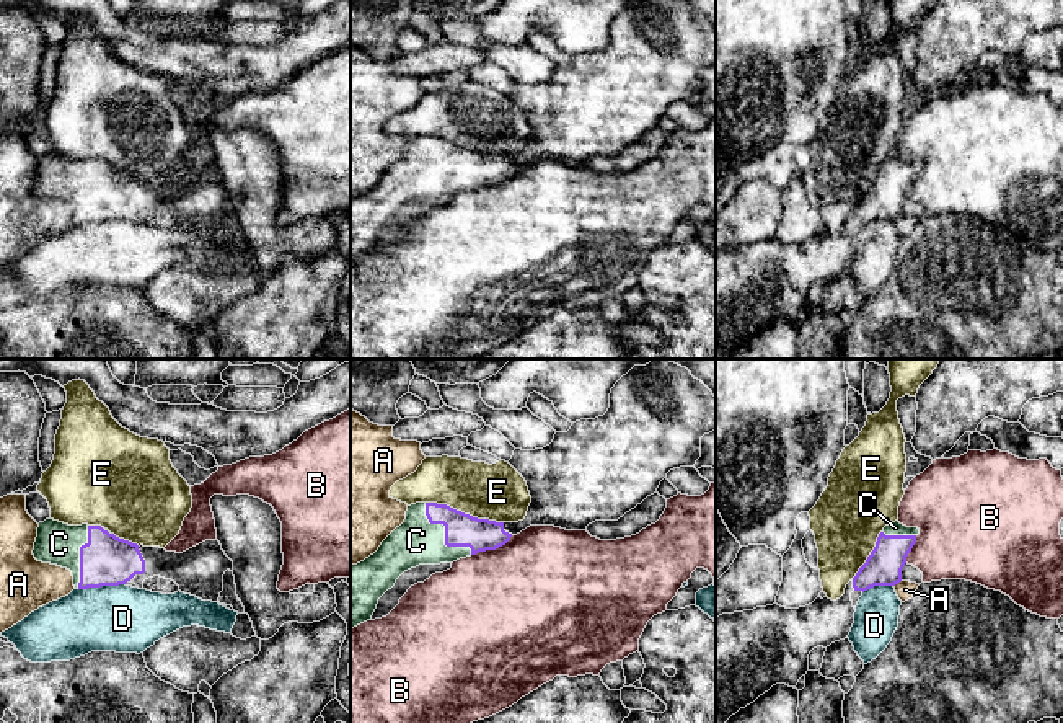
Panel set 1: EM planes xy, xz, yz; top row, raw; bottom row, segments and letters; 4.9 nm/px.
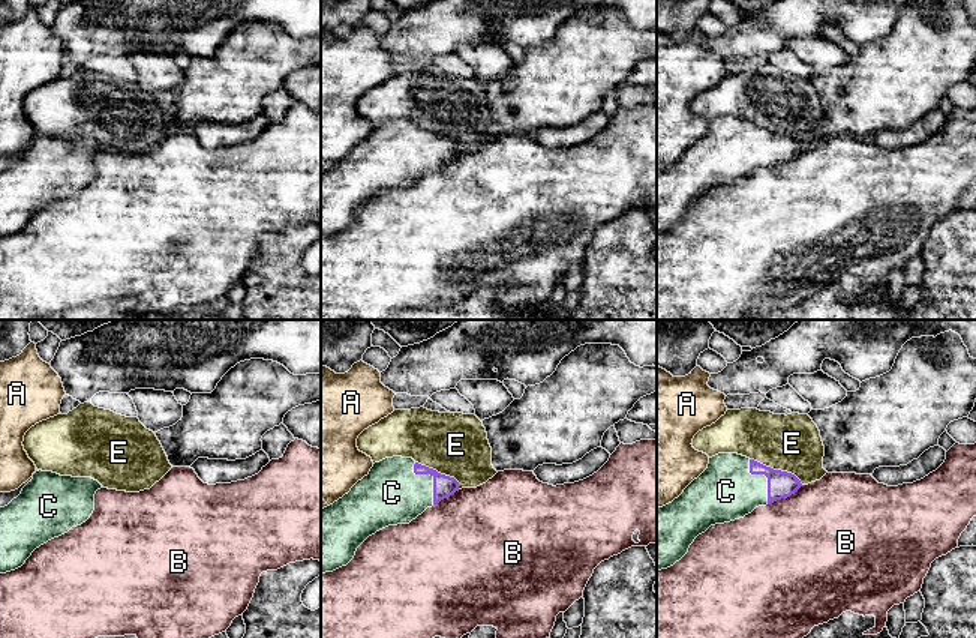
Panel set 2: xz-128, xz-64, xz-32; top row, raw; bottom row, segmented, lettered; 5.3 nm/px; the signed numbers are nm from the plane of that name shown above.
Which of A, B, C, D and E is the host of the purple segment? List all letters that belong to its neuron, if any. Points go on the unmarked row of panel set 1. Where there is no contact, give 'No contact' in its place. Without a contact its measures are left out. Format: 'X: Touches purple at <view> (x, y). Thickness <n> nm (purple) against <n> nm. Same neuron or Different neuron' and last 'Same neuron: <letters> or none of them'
A: Touches purple at yz (897, 217). Thickness 180 nm (purple) against 90 nm. Different neuron
B: Touches purple at xz (491, 183). Thickness 160 nm (purple) against 500 nm. Different neuron
C: Touches purple at xz (445, 168). Thickness 160 nm (purple) against 220 nm. Same neuron
D: Touches purple at xy (101, 219). Thickness 260 nm (purple) against 320 nm. Different neuron
E: Touches purple at xz (463, 147). Thickness 160 nm (purple) against 280 nm. Different neuron
Same neuron: C

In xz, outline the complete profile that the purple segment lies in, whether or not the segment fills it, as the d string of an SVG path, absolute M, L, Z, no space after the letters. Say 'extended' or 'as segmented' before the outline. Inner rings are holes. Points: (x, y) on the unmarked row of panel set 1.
extended; M634 0L611 23L610 42L603 51L572 57L567 67L556 67L543 83L514 85L509 98L525 113L532 131L523 155L478 153L437 137L408 140L404 157L378 184L351 199L351 263L372 255L378 233L411 202L453 197L496 184L530 160L587 165L595 155L618 155L657 127L670 104L695 101L701 91L701 72L714 64L716 31L686 2Z

